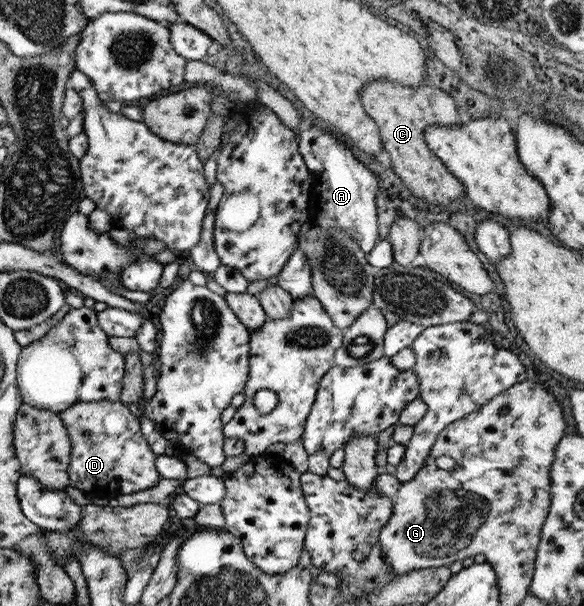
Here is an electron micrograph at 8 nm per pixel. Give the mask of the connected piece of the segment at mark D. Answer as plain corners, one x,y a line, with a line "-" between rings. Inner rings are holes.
96,401
74,403
58,414
66,428
70,455
69,485
90,499
109,500
154,487
160,481
155,455
140,431
136,410
121,402

